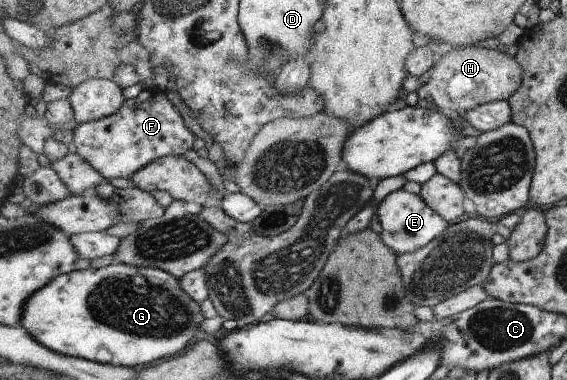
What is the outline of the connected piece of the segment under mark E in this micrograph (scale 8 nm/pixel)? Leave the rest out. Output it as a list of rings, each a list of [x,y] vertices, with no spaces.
[[[401,190],[388,194],[378,206],[376,212],[382,225],[381,236],[384,244],[396,255],[415,252],[429,242],[435,242],[435,238],[443,236],[443,232],[451,226],[443,216],[435,212],[434,208],[423,201],[417,194],[411,194],[407,190]]]

